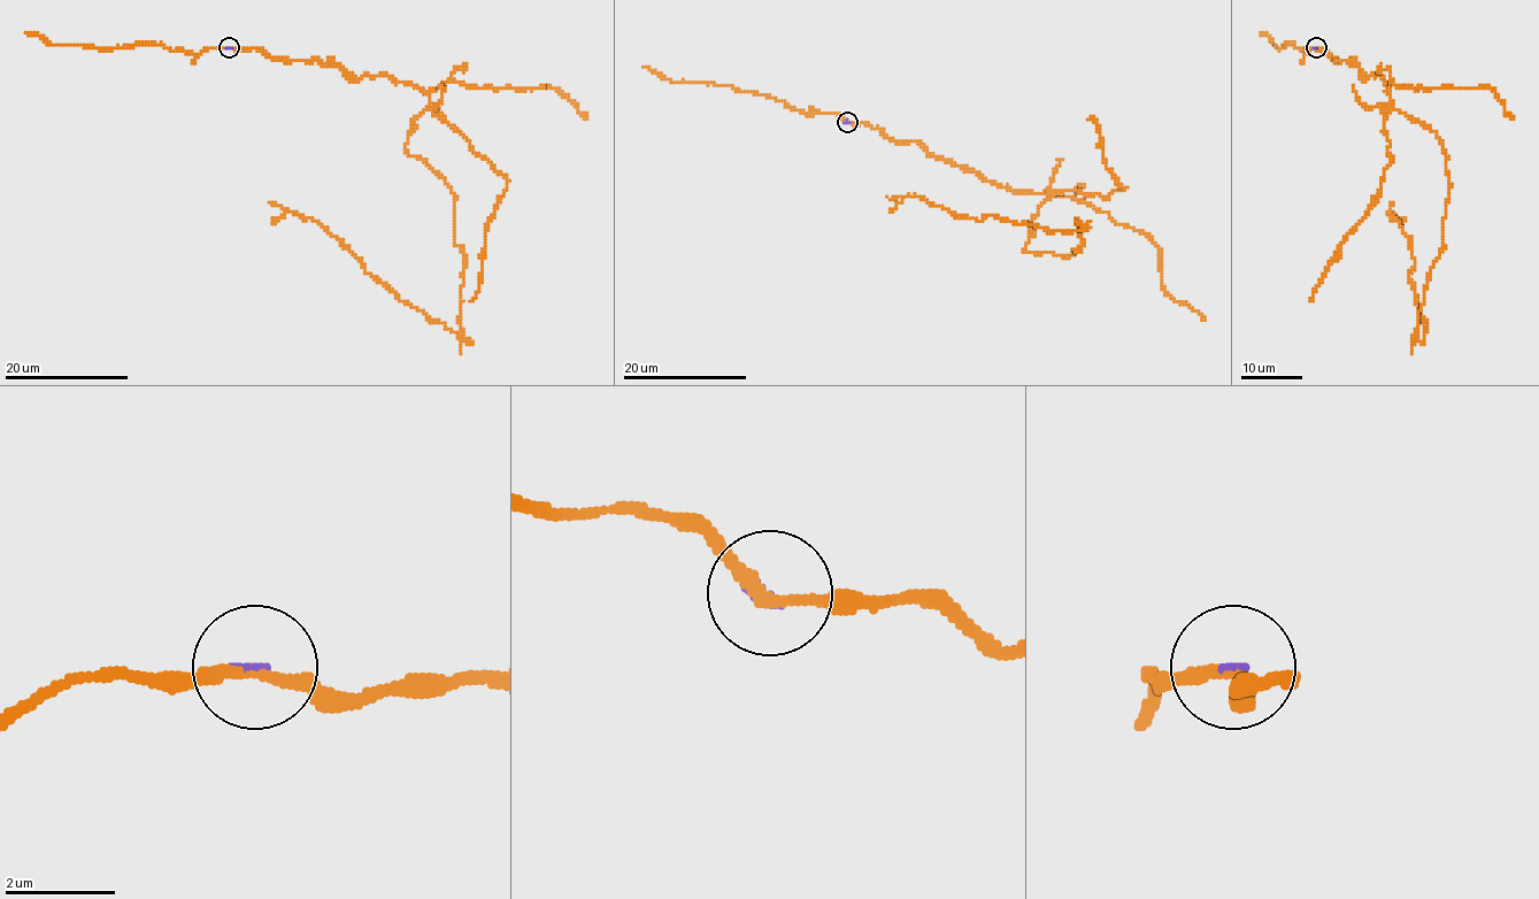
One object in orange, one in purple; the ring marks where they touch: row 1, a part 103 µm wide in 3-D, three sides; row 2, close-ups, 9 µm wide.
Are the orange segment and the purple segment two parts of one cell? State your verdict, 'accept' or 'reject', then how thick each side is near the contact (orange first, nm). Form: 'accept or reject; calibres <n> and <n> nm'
reject; calibres 220 and 100 nm

